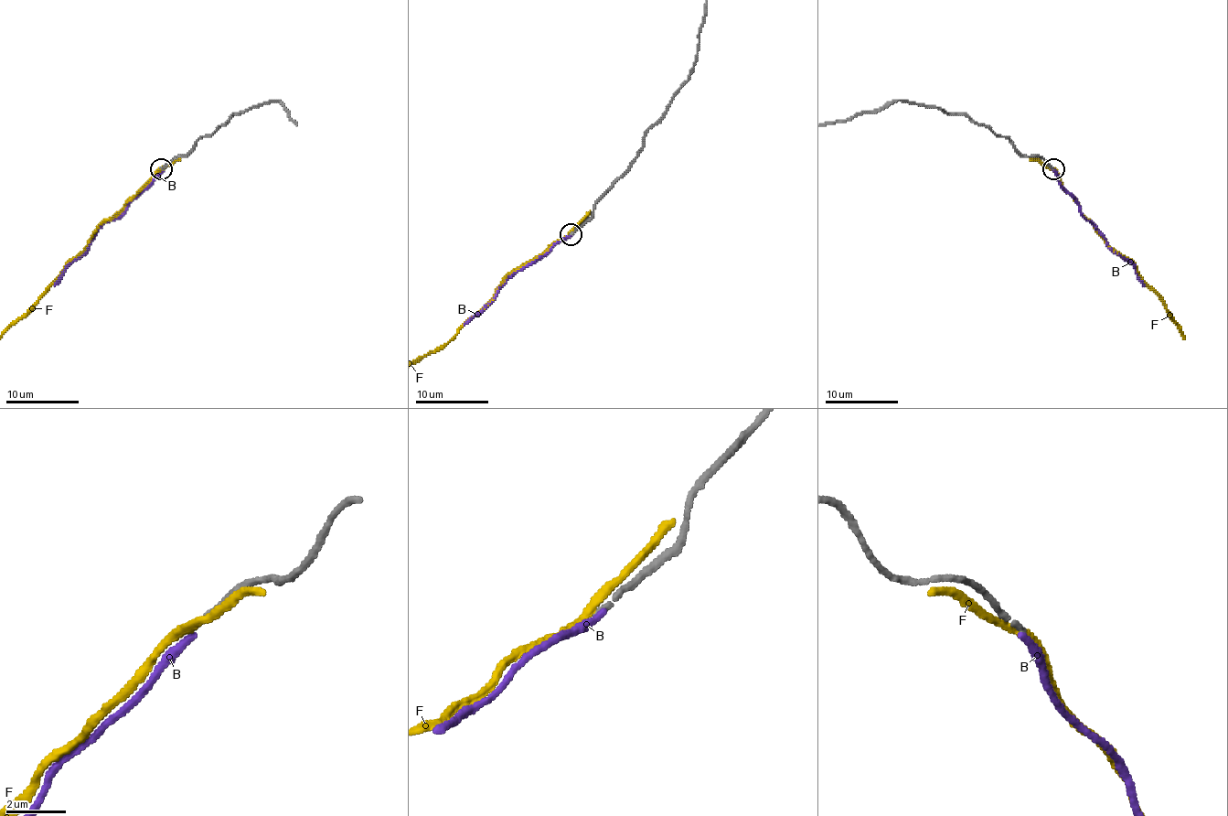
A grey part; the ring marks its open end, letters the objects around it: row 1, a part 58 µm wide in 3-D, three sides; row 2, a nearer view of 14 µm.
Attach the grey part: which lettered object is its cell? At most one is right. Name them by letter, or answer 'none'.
none

